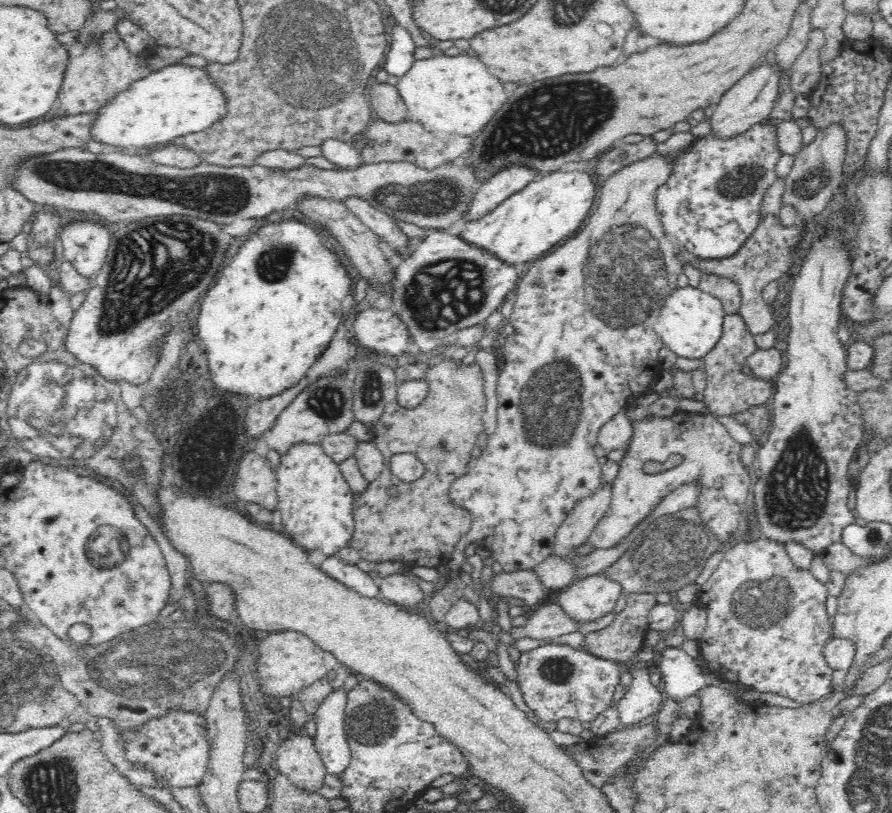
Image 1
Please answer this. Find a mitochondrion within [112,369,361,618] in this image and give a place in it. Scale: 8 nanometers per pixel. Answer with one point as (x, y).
(327, 402)

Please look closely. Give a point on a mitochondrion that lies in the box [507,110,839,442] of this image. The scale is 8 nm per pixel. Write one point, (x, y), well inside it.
(622, 275)

